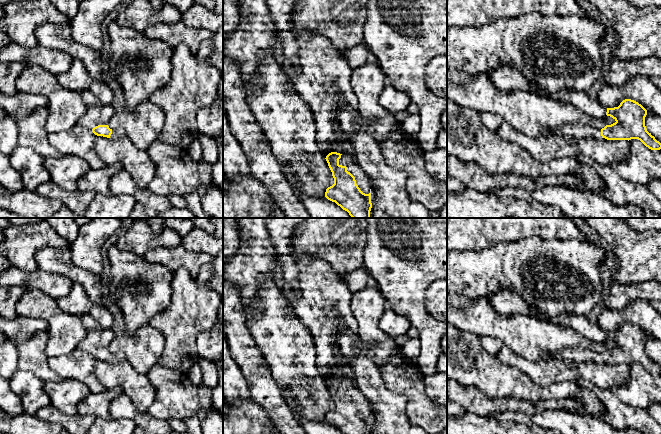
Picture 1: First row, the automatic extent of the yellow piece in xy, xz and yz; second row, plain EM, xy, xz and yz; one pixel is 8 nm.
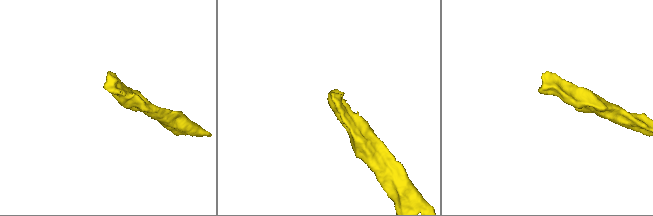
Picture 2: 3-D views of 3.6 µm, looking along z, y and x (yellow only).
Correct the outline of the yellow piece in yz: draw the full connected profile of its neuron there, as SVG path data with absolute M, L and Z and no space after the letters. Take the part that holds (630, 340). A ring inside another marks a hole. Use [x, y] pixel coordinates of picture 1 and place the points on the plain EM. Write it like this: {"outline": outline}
{"outline": "M503 288L486 296L492 308L499 315L526 314L552 324L568 327L582 335L585 340L594 343L612 341L616 346L599 353L583 346L566 348L561 351L562 360L576 362L594 361L607 364L638 363L651 374L660 374L661 367L646 353L645 341L647 334L638 326L625 323L618 331L606 332L599 325L592 324L588 318L575 314L562 314L550 318L540 309L529 305L516 291Z"}

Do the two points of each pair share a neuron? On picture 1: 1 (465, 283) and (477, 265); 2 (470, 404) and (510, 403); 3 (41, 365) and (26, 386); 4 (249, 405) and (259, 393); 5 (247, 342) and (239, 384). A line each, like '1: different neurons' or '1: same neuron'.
1: same neuron
2: same neuron
3: different neurons
4: different neurons
5: different neurons

